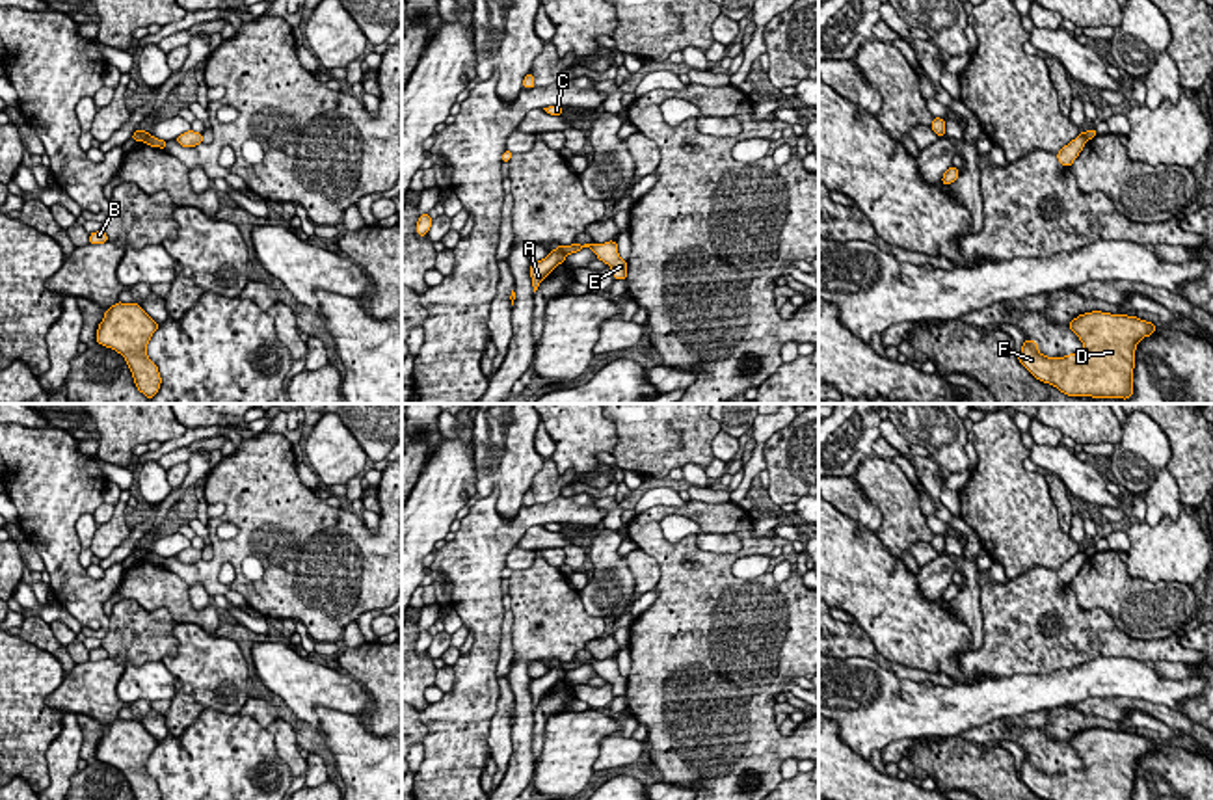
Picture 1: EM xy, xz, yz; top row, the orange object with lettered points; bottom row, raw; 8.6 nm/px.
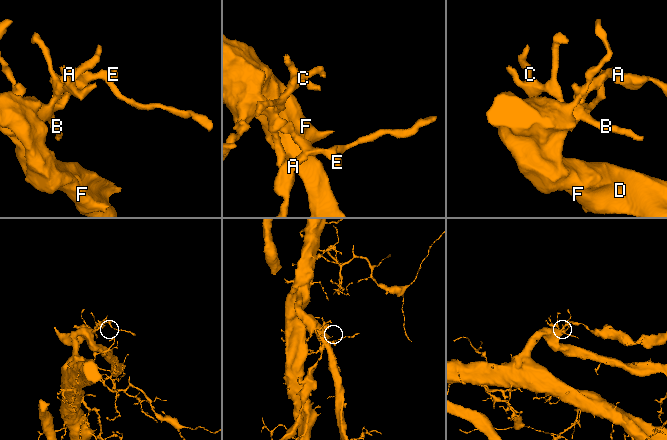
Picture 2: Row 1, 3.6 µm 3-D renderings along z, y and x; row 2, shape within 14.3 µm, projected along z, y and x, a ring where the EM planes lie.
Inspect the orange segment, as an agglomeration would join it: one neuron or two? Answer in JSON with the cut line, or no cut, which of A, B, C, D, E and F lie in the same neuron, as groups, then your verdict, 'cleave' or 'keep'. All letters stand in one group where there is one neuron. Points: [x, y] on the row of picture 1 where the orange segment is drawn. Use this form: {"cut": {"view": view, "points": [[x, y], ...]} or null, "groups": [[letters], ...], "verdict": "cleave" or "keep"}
{"cut": {"view": "xz", "points": [[557, 248], [564, 255]]}, "groups": [["A"], ["B", "C", "D", "E", "F"]], "verdict": "cleave"}

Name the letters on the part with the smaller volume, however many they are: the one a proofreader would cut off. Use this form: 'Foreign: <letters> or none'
Foreign: A

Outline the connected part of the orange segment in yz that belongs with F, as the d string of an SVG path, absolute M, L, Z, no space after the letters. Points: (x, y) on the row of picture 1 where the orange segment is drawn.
M1092 311L1073 318L1068 327L1085 346L1083 353L1046 357L1036 340L1023 340L1020 363L1040 381L1068 396L1133 396L1135 350L1155 326L1127 314Z

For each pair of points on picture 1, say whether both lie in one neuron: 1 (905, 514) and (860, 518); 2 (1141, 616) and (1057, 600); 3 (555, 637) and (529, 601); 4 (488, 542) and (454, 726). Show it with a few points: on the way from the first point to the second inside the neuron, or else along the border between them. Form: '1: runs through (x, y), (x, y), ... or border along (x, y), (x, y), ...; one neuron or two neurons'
1: border along (854, 480), (880, 512), (877, 533); two neurons
2: border along (1068, 585), (1081, 607), (1100, 607), (1117, 627); two neurons
3: runs through (553, 627), (538, 611); one neuron
4: runs through (484, 588), (484, 655), (477, 668), (477, 680); one neuron

